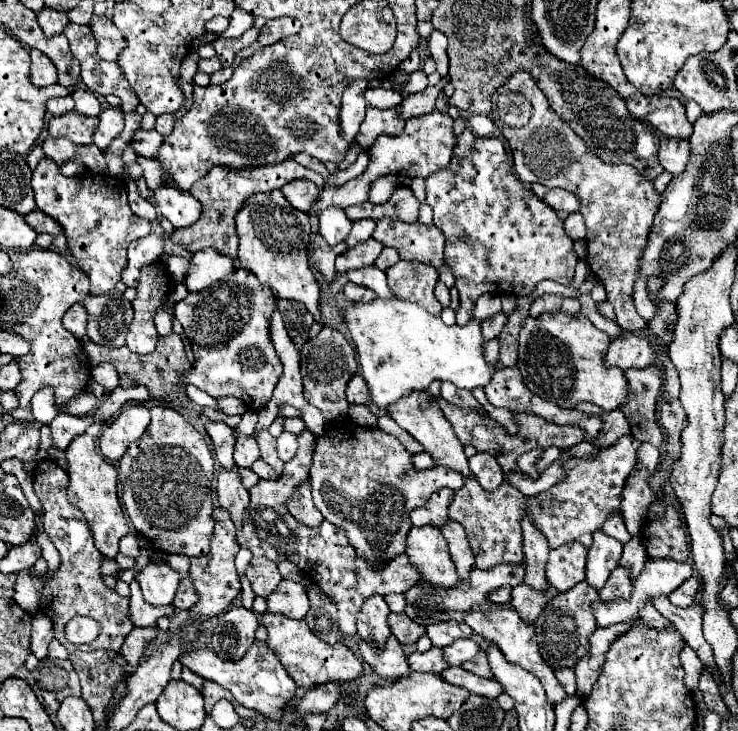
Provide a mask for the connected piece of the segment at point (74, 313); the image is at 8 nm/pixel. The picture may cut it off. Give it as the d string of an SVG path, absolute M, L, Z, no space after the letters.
M72 306L68 310L68 314L64 316L64 328L70 330L82 344L88 342L88 338L86 338L86 318L84 318L84 308L82 306Z

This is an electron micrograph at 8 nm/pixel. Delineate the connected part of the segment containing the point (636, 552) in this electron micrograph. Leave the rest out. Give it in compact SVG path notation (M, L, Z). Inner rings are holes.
M633 536L629 542L624 544L624 551L619 561L619 566L630 568L632 572L632 582L636 580L636 574L640 574L640 568L644 568L648 558L647 552L645 555L642 538Z

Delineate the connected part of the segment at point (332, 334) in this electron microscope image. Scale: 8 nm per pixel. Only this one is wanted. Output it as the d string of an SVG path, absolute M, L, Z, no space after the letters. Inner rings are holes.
M322 326L320 334L304 346L300 352L300 372L304 380L304 398L314 404L326 418L326 422L334 422L338 418L344 418L348 412L348 400L346 400L346 384L356 374L358 364L354 356L352 344L334 328Z

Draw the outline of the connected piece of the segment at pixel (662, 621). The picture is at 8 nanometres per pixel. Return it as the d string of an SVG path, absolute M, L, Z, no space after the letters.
M644 604L644 608L640 610L640 620L644 620L650 628L656 628L656 630L664 630L664 628L672 628L674 626L652 604Z

